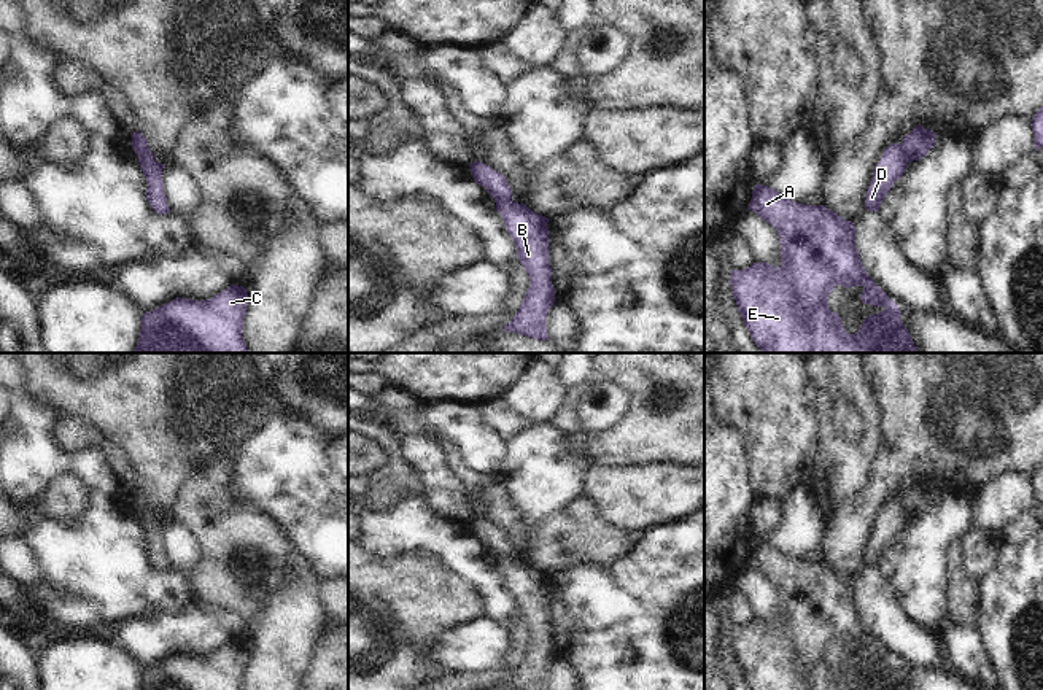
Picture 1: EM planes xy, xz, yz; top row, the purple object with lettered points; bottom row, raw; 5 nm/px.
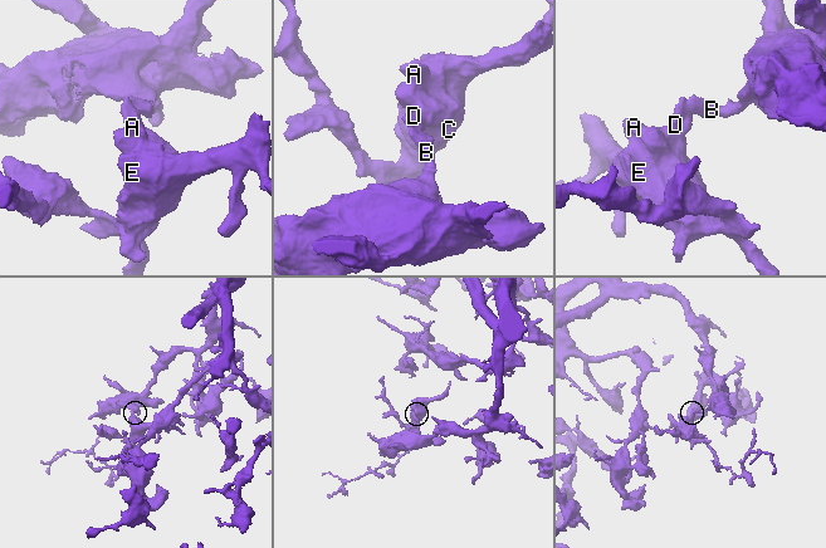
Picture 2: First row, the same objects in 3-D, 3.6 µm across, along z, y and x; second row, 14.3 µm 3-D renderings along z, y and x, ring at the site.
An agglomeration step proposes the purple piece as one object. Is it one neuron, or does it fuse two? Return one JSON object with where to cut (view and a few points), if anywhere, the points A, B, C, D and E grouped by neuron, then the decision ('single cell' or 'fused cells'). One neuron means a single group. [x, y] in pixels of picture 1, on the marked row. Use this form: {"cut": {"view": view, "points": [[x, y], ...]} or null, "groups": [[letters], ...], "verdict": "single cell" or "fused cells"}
{"cut": {"view": "yz", "points": [[899, 145], [910, 161]]}, "groups": [["A", "C", "D", "E"], ["B"]], "verdict": "fused cells"}

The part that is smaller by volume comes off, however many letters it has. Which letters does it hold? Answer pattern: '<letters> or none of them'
A, C, D, E

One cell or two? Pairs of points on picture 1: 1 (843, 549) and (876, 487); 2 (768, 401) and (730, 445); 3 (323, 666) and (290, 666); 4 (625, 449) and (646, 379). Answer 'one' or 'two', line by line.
1: one
2: two
3: two
4: one

